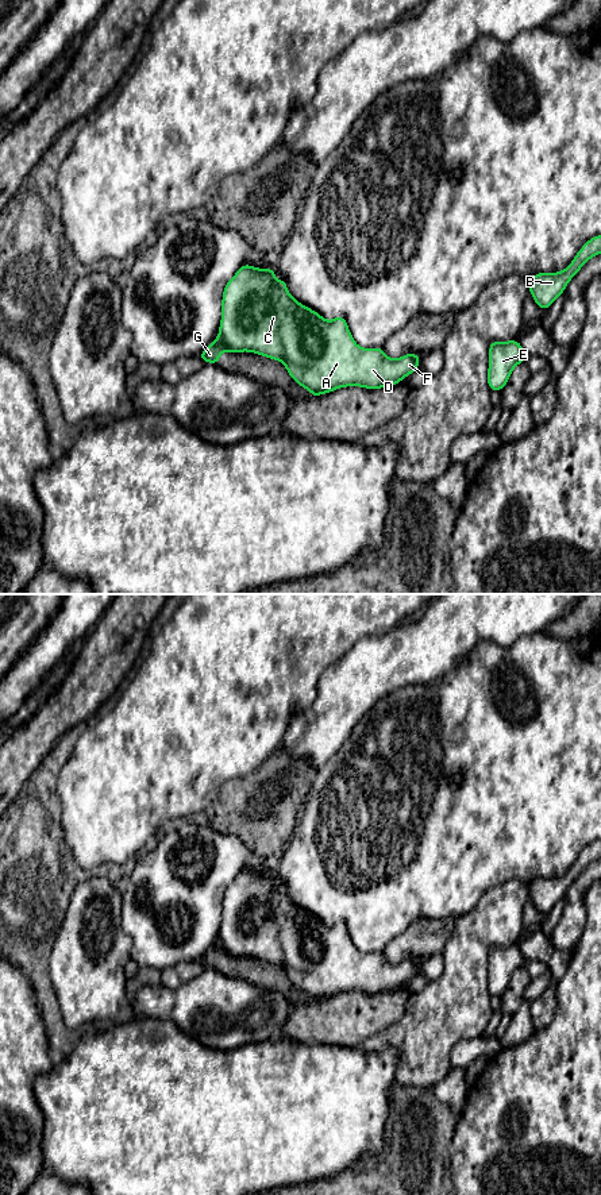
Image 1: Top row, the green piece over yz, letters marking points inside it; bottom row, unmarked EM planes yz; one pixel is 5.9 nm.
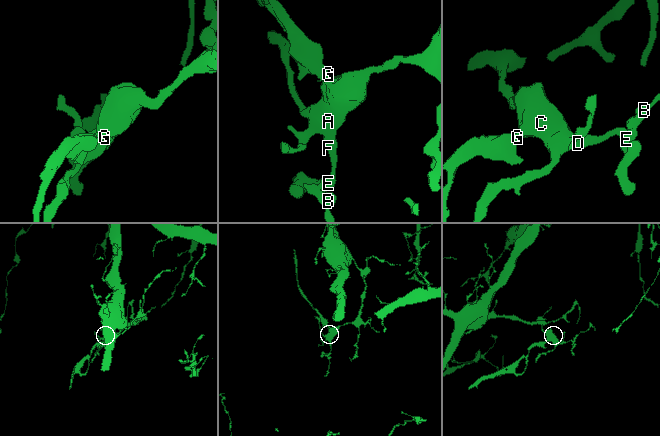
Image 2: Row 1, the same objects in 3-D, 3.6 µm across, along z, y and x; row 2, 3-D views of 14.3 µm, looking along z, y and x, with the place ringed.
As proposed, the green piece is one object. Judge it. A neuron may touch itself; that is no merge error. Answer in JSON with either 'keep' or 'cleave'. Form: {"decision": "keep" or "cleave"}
{"decision": "cleave"}

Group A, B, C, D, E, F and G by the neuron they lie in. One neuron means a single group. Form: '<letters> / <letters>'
A B C D E F / G

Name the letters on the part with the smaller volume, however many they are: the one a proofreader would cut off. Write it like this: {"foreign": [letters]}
{"foreign": ["G"]}

